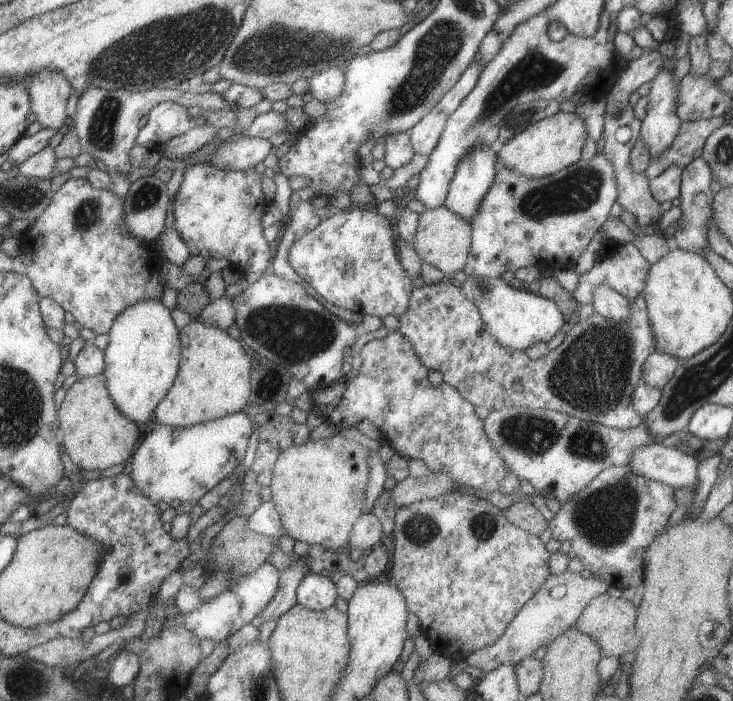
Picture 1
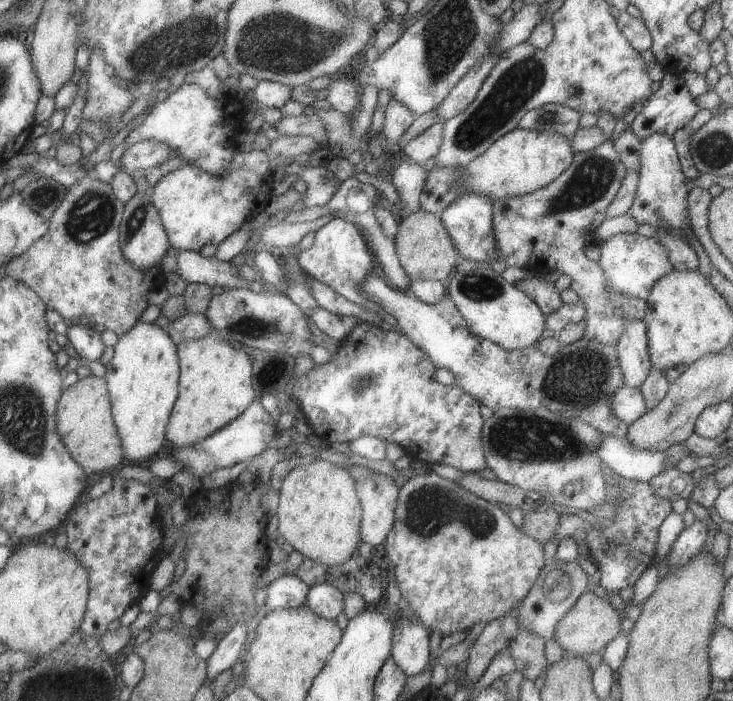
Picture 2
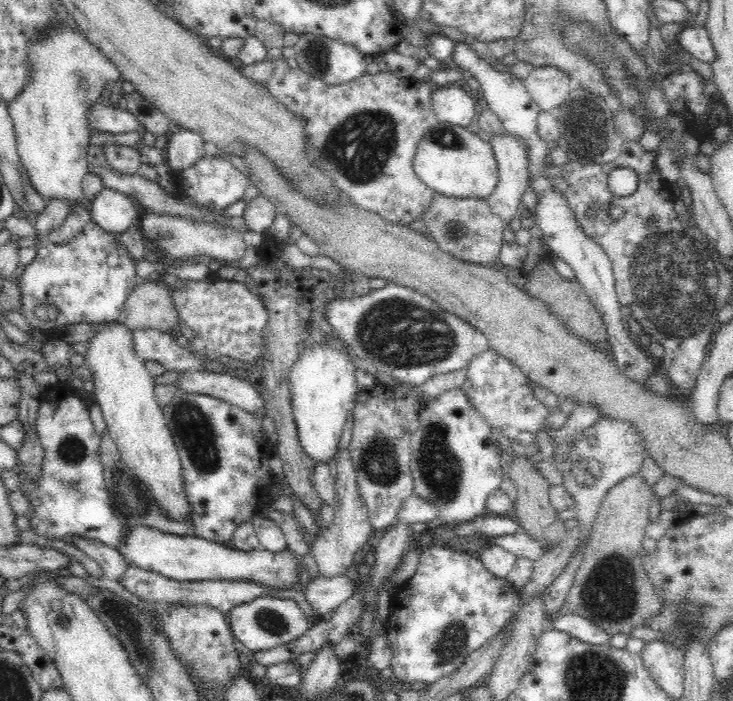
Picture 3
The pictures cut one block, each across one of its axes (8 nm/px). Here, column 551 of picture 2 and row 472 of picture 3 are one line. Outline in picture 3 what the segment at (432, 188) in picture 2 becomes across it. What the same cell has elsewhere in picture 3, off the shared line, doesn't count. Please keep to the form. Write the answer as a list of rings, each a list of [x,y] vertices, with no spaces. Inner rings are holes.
[[[122,319],[99,326],[90,336],[82,355],[84,368],[92,375],[92,399],[99,404],[105,422],[105,432],[116,443],[122,462],[148,488],[148,492],[172,519],[190,518],[190,505],[182,490],[182,475],[178,451],[174,446],[163,408],[155,399],[154,379],[146,371],[132,343],[133,331]]]

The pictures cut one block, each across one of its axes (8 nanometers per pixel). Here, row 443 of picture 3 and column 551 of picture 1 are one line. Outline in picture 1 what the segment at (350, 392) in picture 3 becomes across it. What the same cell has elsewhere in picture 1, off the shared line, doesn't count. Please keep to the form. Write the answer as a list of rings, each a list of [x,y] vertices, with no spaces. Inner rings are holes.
[[[468,276],[463,283],[457,285],[463,296],[477,307],[479,318],[491,336],[501,346],[509,347],[511,350],[523,350],[537,342],[547,343],[567,321],[551,300],[525,290],[511,288],[501,277]]]

